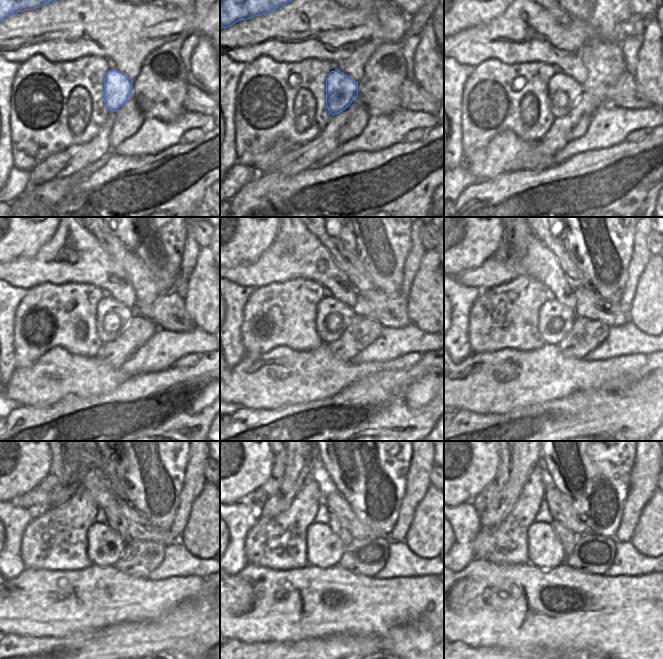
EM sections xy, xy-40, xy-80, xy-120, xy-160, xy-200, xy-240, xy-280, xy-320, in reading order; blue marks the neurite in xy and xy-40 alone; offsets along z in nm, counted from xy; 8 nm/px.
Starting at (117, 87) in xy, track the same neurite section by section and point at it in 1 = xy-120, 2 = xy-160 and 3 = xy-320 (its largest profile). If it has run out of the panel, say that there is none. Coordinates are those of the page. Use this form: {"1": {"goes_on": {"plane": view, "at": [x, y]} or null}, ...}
{"1": {"goes_on": {"plane": "xy-120", "at": [112, 317]}}, "2": {"goes_on": {"plane": "xy-160", "at": [333, 317]}}, "3": {"goes_on": {"plane": "xy-320", "at": [545, 551]}}}

